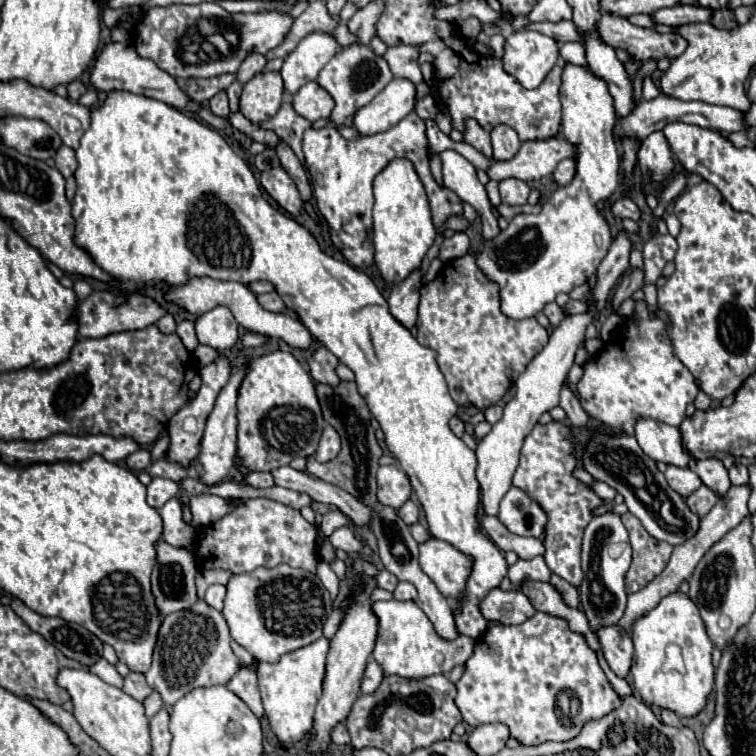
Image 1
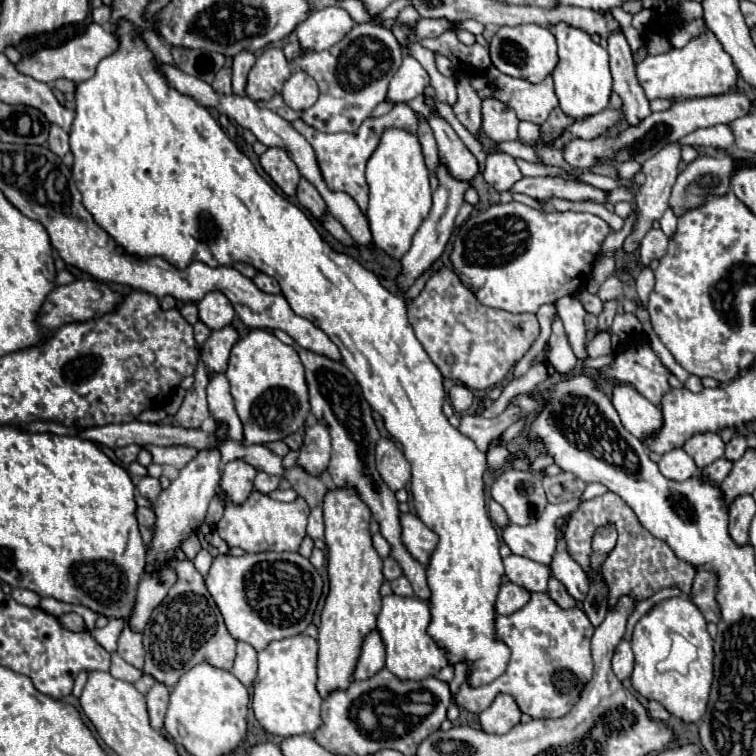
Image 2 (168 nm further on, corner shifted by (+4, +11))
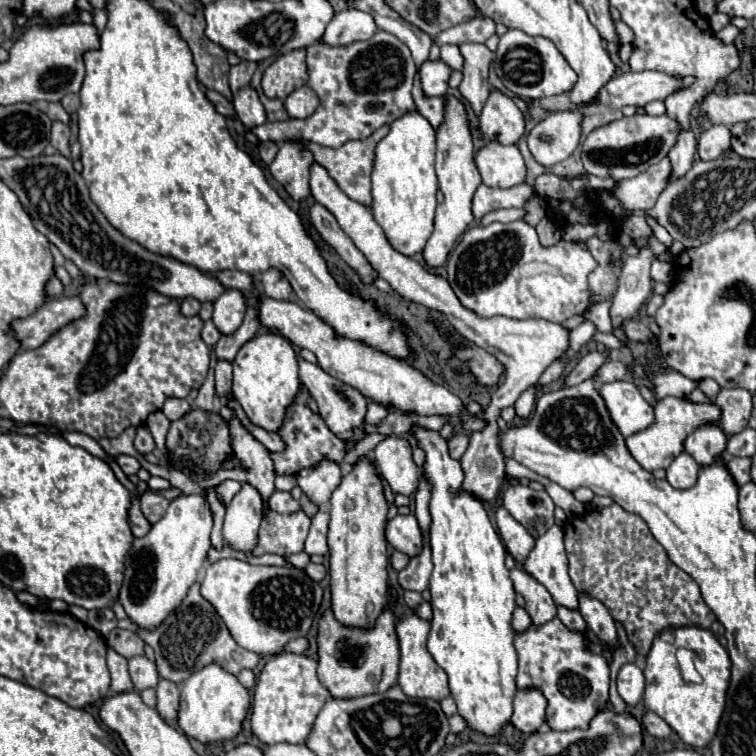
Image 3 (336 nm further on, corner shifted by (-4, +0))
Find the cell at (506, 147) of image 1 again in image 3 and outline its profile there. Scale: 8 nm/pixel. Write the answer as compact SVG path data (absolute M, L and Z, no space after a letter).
M492 90L480 112L480 128L486 140L516 144L524 134L524 114L508 94Z

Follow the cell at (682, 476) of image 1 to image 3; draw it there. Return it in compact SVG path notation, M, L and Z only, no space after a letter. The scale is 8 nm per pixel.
M682 452L682 454L676 456L676 458L672 460L672 464L666 468L668 482L670 482L674 488L692 488L692 486L696 484L698 470L700 470L700 466L696 464L696 460L692 460L692 456L688 456L686 452Z

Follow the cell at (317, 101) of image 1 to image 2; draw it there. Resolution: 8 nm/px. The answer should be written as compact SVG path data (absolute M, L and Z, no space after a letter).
M296 71L290 75L290 79L286 81L286 105L296 109L296 111L304 111L308 107L312 107L316 103L316 97L320 95L318 85L312 77L308 77L308 73L304 71Z

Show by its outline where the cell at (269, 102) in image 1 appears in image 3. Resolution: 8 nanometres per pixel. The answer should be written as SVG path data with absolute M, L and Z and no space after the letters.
M300 48L280 56L266 68L262 78L262 90L268 98L284 100L290 92L294 92L306 82L308 82L306 56L304 48Z

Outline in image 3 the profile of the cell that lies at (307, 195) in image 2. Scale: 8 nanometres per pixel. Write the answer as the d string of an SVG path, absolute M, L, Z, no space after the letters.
M314 204L310 208L310 222L320 232L320 236L340 254L340 258L360 276L360 280L364 284L374 284L376 282L378 272L368 264L364 254L354 246L354 242L338 226L336 218L322 204Z

